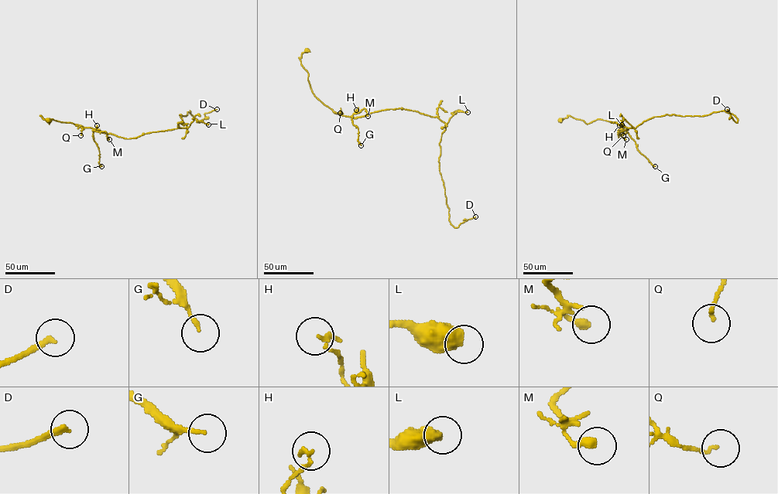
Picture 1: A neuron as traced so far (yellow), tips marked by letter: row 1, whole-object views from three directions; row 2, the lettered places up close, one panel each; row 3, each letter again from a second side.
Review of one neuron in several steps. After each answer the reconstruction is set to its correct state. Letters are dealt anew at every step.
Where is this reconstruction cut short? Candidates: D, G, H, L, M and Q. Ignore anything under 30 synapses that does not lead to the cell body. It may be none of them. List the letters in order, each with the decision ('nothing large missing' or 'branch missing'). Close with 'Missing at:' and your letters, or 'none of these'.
D: branch missing
G: nothing large missing
H: nothing large missing
L: nothing large missing
M: nothing large missing
Q: nothing large missing
Missing at: D

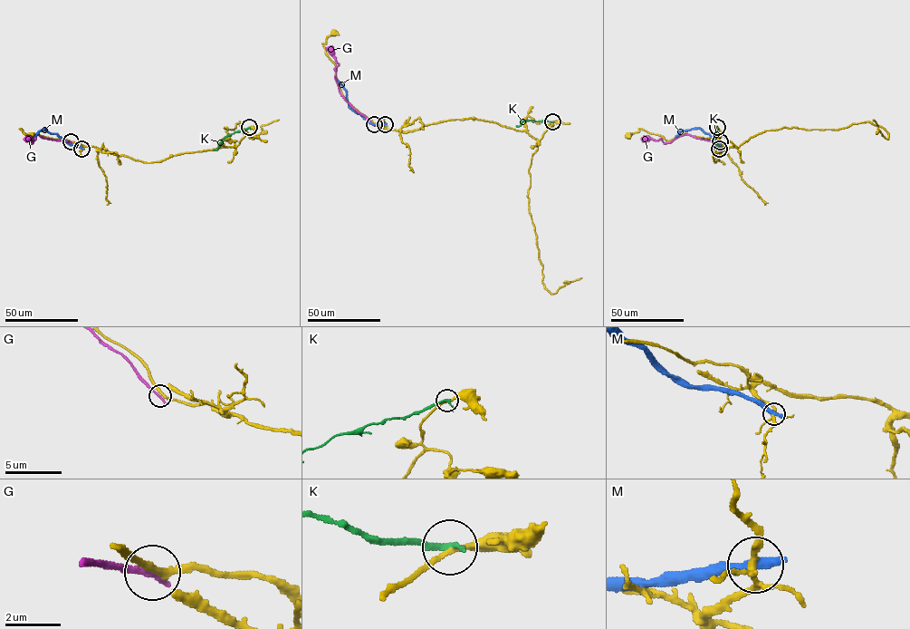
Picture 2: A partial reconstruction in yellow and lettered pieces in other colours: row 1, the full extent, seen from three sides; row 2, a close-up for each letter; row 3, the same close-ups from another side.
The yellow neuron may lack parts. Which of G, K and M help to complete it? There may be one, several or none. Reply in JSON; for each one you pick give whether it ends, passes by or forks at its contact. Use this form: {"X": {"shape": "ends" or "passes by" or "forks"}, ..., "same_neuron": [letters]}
{"same_neuron": []}

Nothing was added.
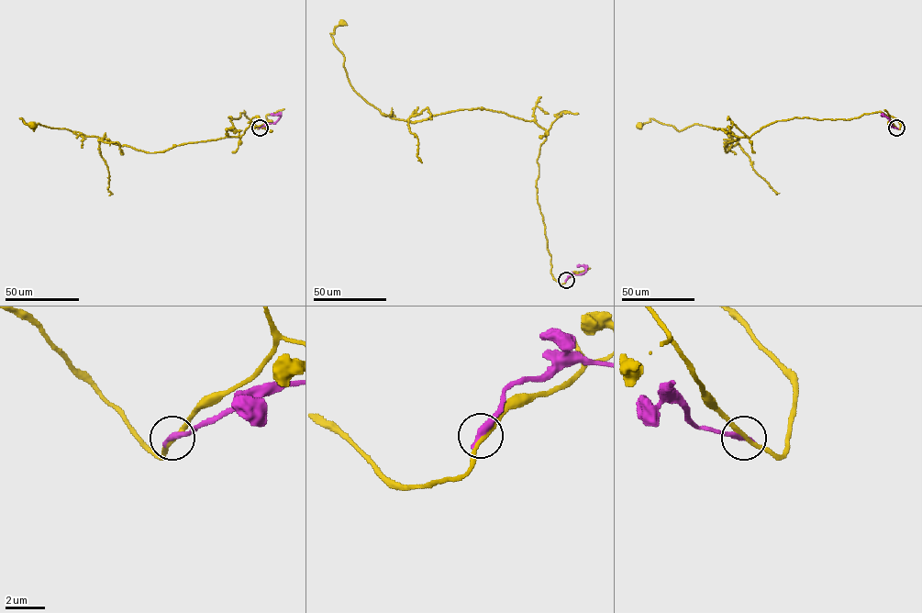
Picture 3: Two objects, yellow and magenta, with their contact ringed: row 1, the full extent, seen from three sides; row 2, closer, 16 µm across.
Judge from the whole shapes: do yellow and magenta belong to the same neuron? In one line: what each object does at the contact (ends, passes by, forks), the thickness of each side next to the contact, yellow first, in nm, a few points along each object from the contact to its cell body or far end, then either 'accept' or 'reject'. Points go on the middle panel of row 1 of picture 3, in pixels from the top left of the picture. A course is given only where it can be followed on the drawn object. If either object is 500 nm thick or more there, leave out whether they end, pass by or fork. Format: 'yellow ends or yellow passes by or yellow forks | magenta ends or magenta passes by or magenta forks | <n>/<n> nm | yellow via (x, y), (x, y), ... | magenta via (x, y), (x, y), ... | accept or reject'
yellow passes by | magenta ends | 200/400 nm | yellow via (566, 280), (550, 272), (538, 202), (546, 130), (483, 108), (383, 115), (349, 82), (331, 35), (342, 23) | magenta via (566, 280), (572, 274), (585, 272), (583, 266), (577, 266) | reject

